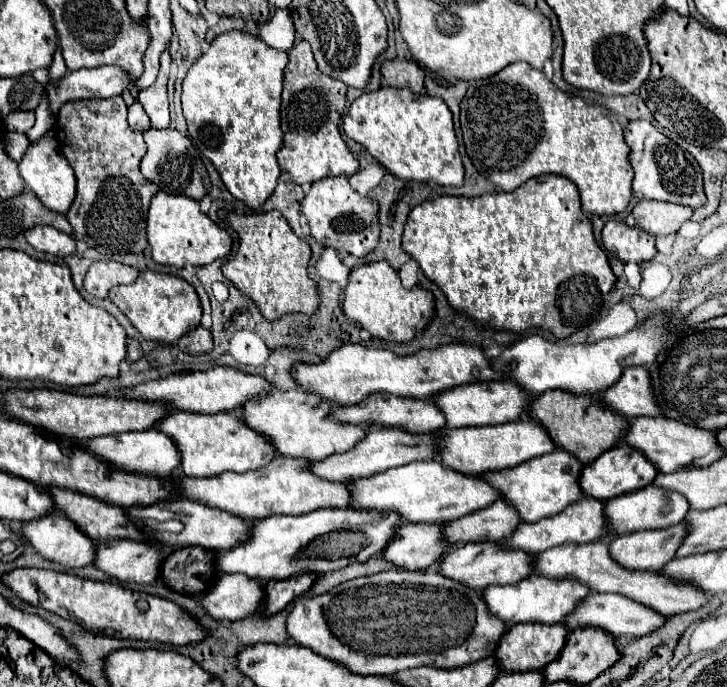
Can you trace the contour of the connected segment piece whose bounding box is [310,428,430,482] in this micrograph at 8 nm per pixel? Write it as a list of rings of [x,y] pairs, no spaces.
[[[370,428],[354,448],[342,454],[332,454],[324,460],[310,464],[310,472],[322,480],[340,482],[340,480],[358,478],[358,476],[372,476],[374,472],[396,468],[412,460],[426,460],[430,458],[430,450],[426,448],[426,436],[430,436],[430,432],[422,436],[406,436],[406,432],[394,432],[394,428]]]

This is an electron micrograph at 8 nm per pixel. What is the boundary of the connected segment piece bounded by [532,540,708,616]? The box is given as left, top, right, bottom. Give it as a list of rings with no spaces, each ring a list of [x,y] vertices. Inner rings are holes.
[[[604,542],[590,544],[564,544],[562,548],[550,548],[550,552],[542,552],[532,560],[532,574],[552,578],[552,580],[578,580],[588,586],[592,592],[612,592],[622,594],[634,602],[640,602],[662,616],[672,616],[688,610],[696,610],[708,602],[708,596],[698,588],[690,588],[690,584],[674,584],[668,582],[660,572],[632,572],[616,564]]]

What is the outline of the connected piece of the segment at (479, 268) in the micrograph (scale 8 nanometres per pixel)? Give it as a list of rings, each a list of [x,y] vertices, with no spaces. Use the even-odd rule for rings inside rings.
[[[556,174],[532,178],[514,192],[426,200],[410,212],[402,248],[418,262],[424,276],[444,292],[454,310],[466,312],[474,324],[492,330],[524,334],[526,330],[542,328],[552,332],[556,340],[568,338],[580,326],[598,318],[604,298],[616,284],[606,254],[592,236],[592,224],[580,208],[576,186]]]

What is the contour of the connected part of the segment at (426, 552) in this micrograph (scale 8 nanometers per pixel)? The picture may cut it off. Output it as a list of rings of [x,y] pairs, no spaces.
[[[402,524],[382,550],[382,558],[406,570],[424,570],[438,564],[448,550],[446,544],[442,544],[440,526],[442,524]]]

